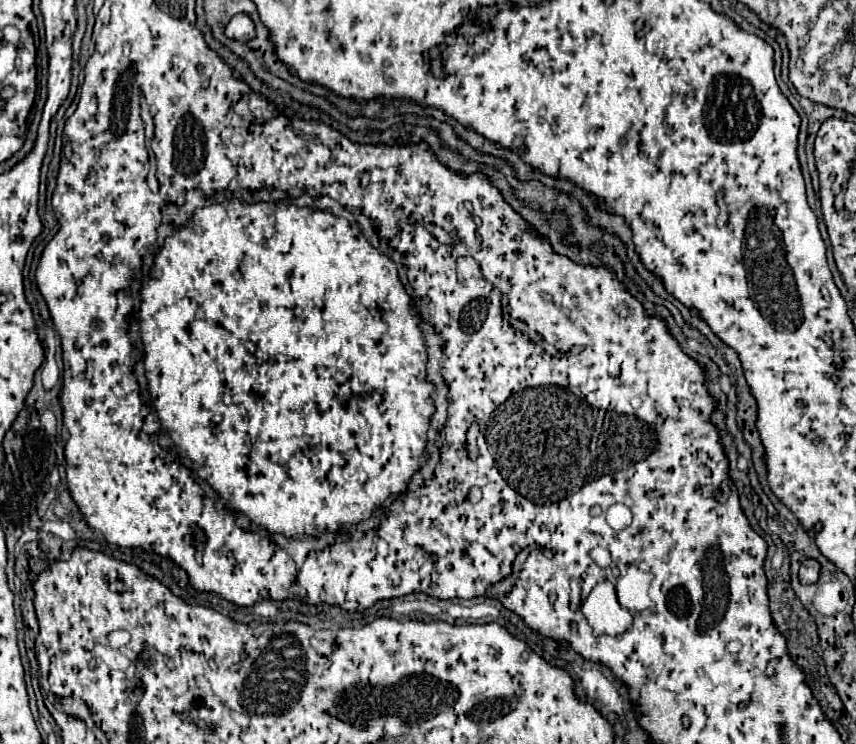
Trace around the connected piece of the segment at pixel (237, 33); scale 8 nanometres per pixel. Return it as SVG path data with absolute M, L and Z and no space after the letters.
M246 14L234 16L226 26L226 38L230 38L230 40L248 42L252 36L254 36L254 24Z

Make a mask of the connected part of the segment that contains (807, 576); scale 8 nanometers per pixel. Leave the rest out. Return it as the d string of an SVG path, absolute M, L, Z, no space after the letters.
M806 560L800 566L798 572L798 580L800 584L814 584L818 580L818 572L820 572L820 564L816 560Z

